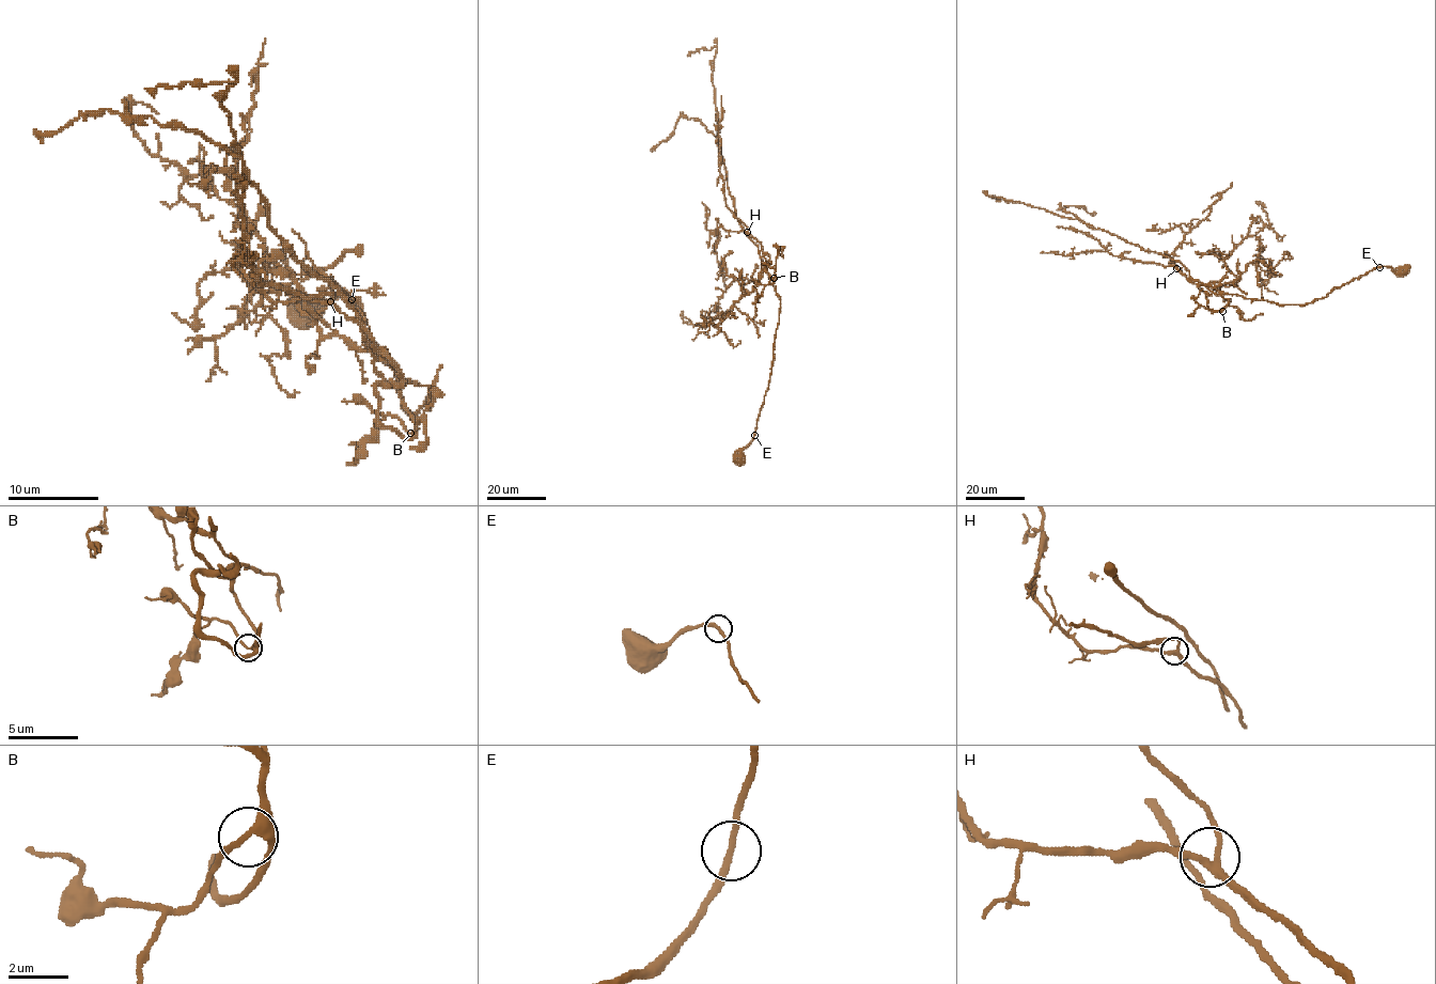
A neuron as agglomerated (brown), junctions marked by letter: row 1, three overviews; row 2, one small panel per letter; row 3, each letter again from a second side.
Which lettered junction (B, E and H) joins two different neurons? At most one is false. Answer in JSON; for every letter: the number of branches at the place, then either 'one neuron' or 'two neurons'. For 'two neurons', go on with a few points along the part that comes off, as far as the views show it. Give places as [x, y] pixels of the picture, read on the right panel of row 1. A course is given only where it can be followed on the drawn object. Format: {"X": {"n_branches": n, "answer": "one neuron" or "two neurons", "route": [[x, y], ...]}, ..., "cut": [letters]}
{"B": {"n_branches": 3, "answer": "one neuron"}, "E": {"n_branches": 2, "answer": "one neuron"}, "H": {"n_branches": 3, "answer": "one neuron"}, "cut": []}

